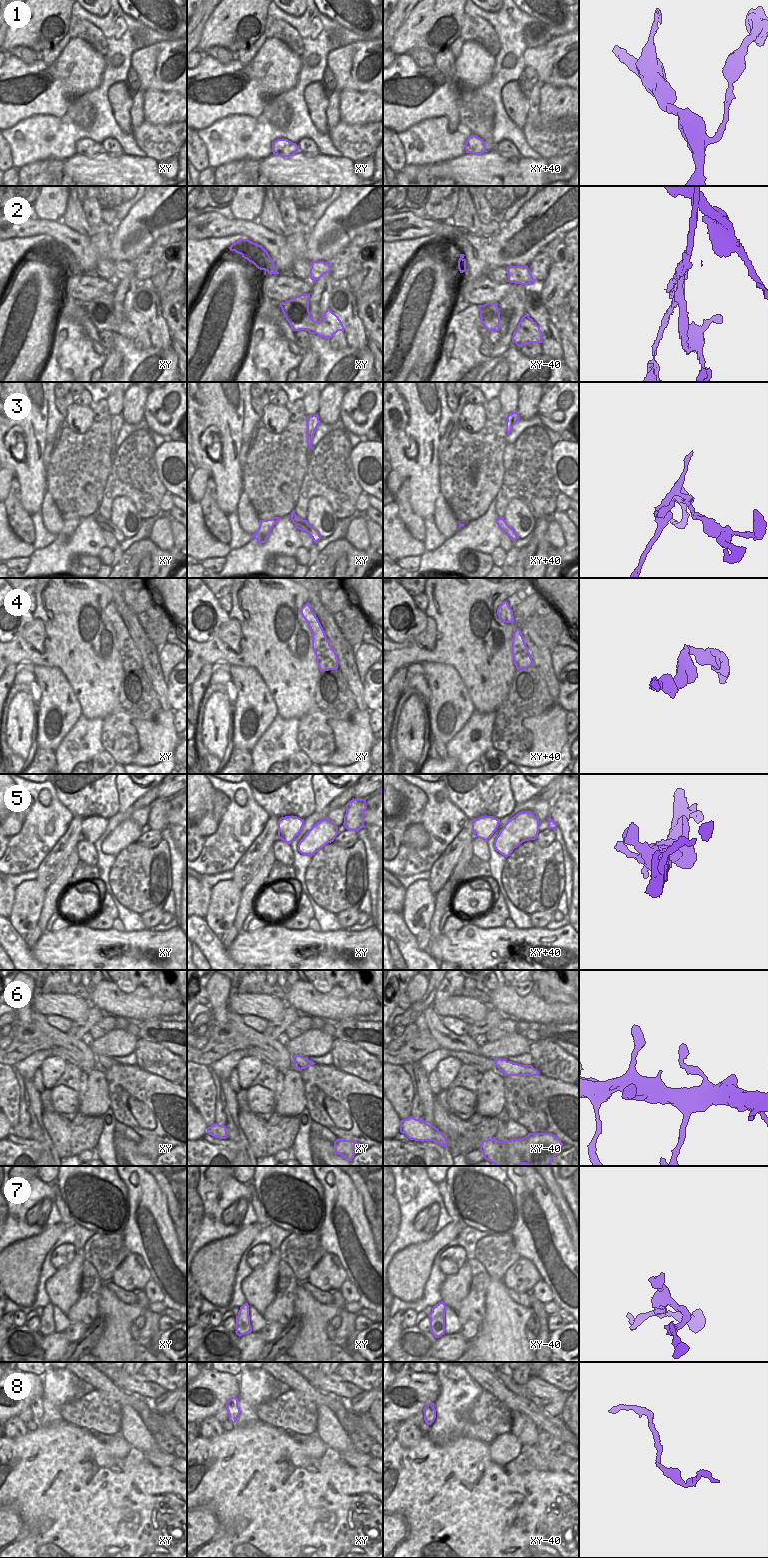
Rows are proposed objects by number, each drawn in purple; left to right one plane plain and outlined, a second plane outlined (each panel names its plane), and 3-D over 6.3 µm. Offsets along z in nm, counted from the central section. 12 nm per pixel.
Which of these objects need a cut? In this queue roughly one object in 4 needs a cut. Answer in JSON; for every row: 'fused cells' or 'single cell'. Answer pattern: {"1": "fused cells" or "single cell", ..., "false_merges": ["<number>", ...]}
{"1": "single cell", "2": "fused cells", "3": "fused cells", "4": "single cell", "5": "single cell", "6": "single cell", "7": "single cell", "8": "single cell", "false_merges": ["2", "3"]}

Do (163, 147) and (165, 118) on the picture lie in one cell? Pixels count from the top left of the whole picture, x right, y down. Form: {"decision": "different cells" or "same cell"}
{"decision": "different cells"}

